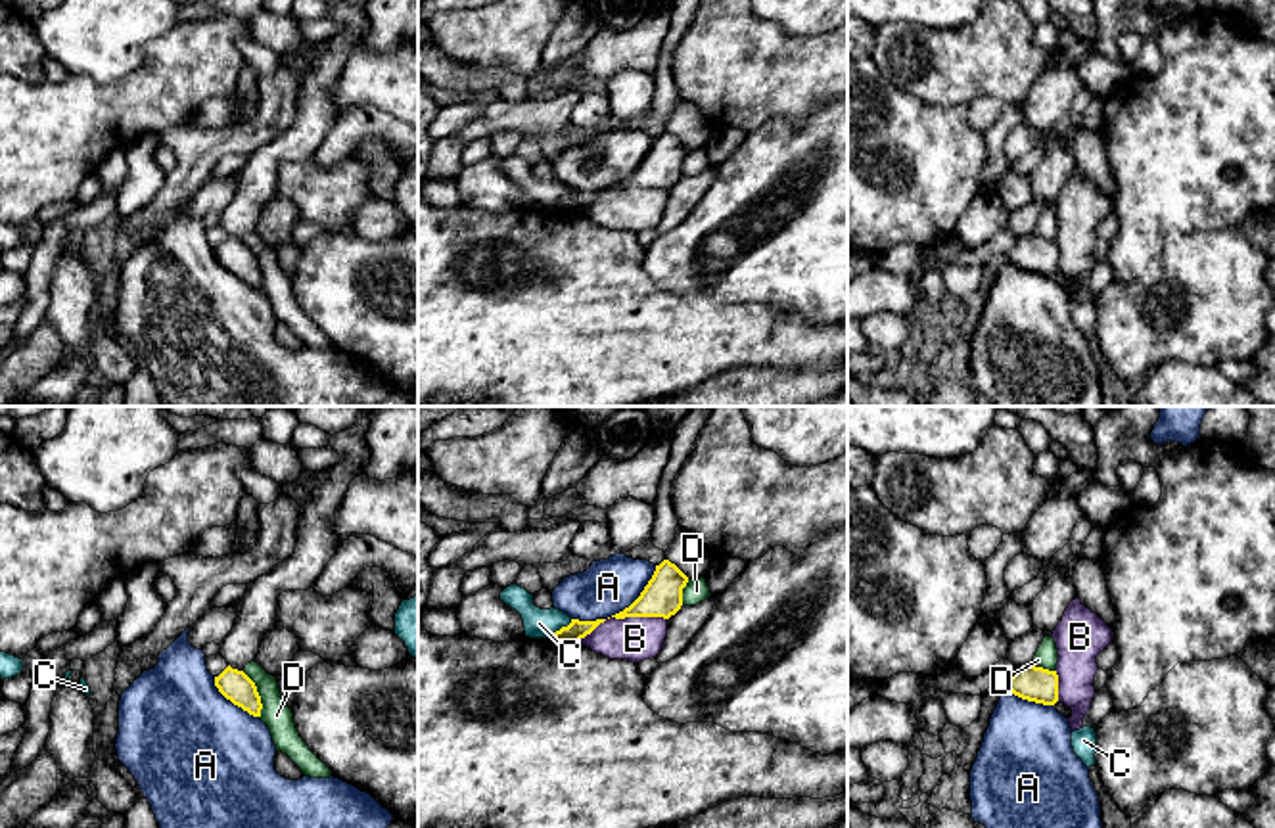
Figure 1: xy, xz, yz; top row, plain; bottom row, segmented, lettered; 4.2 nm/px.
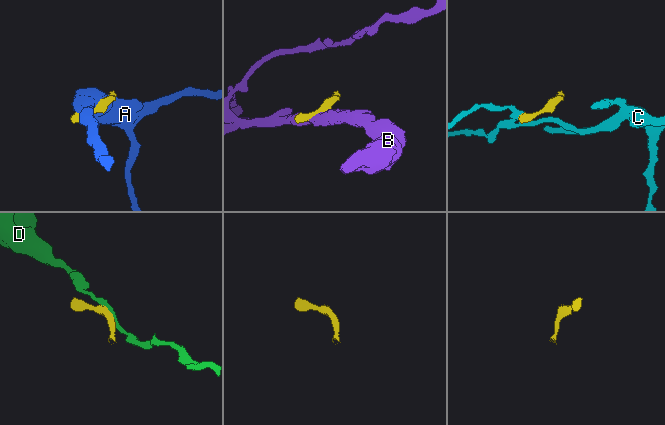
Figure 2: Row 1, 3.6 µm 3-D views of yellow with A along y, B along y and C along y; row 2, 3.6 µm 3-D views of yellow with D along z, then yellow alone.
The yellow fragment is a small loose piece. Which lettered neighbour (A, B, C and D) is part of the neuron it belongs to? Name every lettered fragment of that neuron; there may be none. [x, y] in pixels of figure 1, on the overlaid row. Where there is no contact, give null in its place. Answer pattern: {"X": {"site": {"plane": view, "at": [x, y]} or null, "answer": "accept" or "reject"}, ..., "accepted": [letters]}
{"A": {"site": {"plane": "xz", "at": [620, 612]}, "answer": "reject"}, "B": {"site": {"plane": "xz", "at": [622, 618]}, "answer": "reject"}, "C": {"site": {"plane": "xz", "at": [562, 627]}, "answer": "reject"}, "D": {"site": {"plane": "xy", "at": [257, 694]}, "answer": "reject"}, "accepted": []}

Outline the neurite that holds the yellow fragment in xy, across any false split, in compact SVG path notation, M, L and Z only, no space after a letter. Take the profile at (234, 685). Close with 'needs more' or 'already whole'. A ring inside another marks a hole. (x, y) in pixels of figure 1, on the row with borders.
M362 426L334 433L328 447L341 456L339 464L324 472L305 470L295 483L282 487L282 491L301 508L295 550L288 560L247 585L245 594L238 604L236 623L220 644L220 656L226 659L228 667L215 677L215 686L226 700L253 717L261 717L263 703L255 682L243 673L243 669L247 663L257 661L265 634L274 629L278 596L288 590L313 588L326 564L337 552L343 540L336 533L336 512L341 508L343 494L349 491L351 481L364 472L362 464L370 460L370 445Z | needs more

